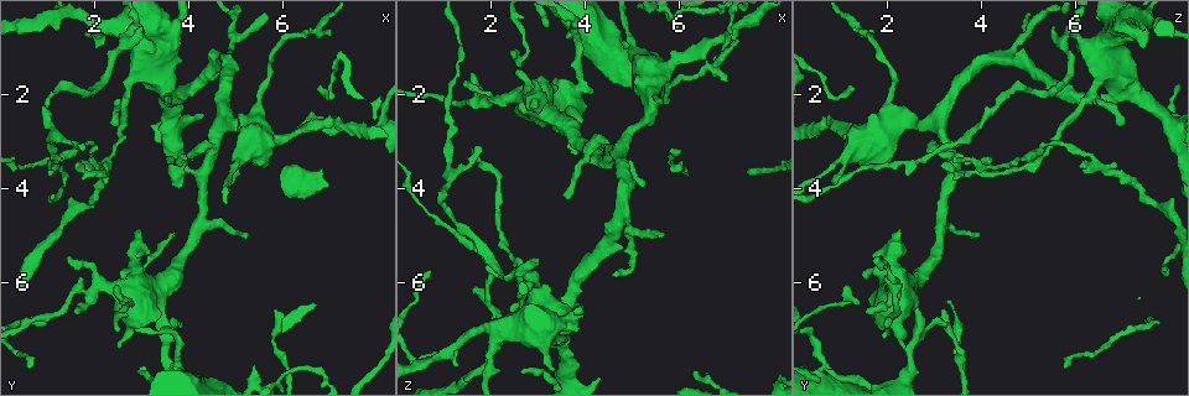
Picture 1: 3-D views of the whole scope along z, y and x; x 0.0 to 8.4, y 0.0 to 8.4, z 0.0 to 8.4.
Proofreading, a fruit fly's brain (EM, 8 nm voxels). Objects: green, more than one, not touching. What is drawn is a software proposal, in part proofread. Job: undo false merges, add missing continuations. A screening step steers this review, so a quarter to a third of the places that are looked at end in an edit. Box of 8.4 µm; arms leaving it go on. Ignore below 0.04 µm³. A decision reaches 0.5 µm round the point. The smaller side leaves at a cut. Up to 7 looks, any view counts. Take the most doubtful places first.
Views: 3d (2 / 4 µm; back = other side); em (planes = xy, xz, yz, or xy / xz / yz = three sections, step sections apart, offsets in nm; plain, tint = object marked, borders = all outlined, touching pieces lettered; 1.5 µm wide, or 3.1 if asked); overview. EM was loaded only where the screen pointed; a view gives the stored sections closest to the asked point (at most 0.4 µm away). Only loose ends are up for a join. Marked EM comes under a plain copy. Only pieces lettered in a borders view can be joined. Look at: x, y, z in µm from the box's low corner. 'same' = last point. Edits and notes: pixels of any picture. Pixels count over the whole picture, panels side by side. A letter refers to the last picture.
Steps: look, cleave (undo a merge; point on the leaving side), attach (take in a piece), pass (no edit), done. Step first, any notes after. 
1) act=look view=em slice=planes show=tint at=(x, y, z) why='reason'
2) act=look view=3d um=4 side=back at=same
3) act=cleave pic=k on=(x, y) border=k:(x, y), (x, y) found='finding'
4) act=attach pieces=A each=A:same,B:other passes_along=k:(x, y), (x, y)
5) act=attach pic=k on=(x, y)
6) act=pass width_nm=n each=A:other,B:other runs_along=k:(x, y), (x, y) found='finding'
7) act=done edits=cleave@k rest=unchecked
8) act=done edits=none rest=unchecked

act=look view=3d um=4 at=(2.00, 6.15, 2.10) why='thick turns thin'

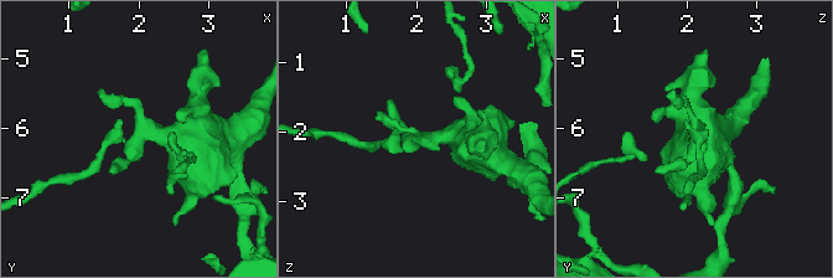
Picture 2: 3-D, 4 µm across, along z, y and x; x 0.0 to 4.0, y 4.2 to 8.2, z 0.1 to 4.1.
act=look view=em slice=planes show=borders at=(2.00, 6.10, 2.10) why='need the tissue'

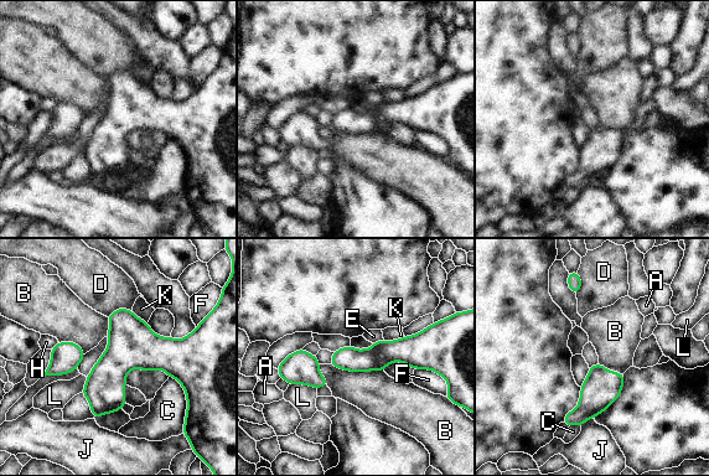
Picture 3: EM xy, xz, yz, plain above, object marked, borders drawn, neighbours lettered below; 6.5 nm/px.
act=pass width_nm=30 each=A:other,B:other,C:other,D:other,E:other,F:other,H:other,J:other,K:other,L:other runs_along=3:(430, 356), (381, 353), (335, 362) found='continuous, no second cell'

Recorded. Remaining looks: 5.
act=look view=3d um=2 side=back at=(2.95, 0.70, 5.95) why='small branch off a trunk'

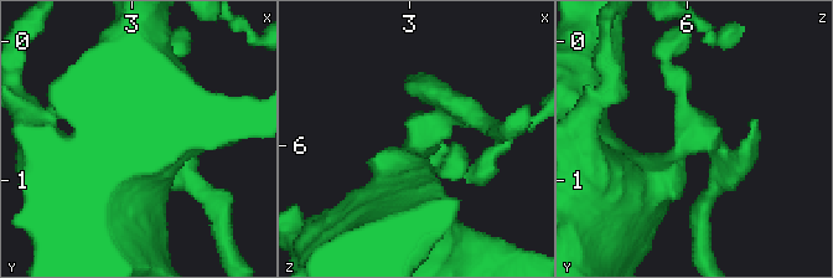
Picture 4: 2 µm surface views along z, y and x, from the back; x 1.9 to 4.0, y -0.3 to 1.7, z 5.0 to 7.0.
act=look view=em slice=yz step=8 show=borders at=(2.90, 0.66, 5.92) arms=3

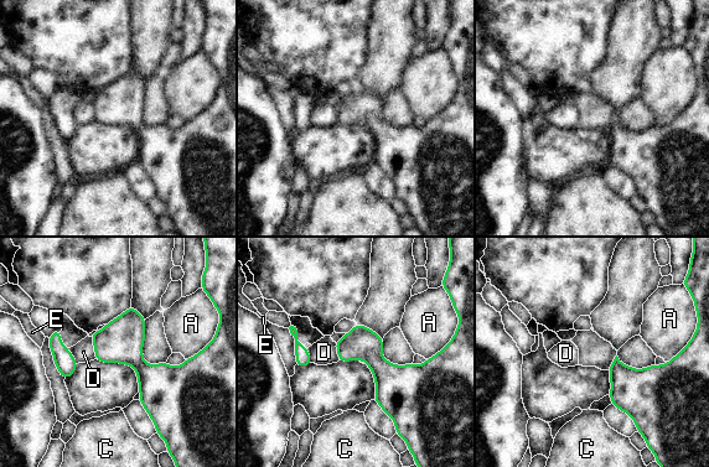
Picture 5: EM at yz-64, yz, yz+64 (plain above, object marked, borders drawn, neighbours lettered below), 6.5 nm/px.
act=pass longest_contact=D:150nm each=A:other,C:other,D:other,E:other border=5:(89, 337), (96, 358) found='one cell here'

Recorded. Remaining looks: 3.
act=look view=3d um=2 at=(4.05, 3.40, 3.45) why='an open end'

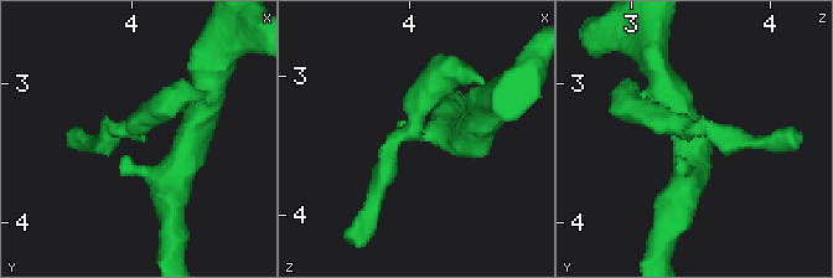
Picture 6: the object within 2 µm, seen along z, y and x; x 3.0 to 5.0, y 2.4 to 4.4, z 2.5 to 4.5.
act=look view=em slice=planes show=borders at=(4.02, 3.32, 3.48)

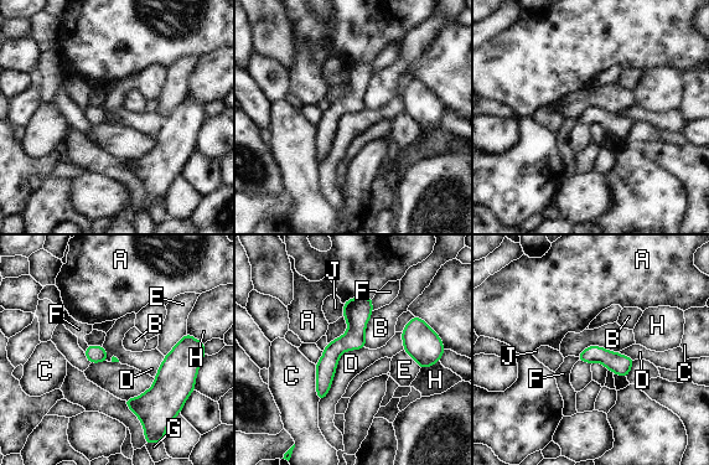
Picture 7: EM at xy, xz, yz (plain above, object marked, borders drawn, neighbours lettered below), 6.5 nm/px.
act=pass each=A:other,B:other,C:other,D:other,E:other,F:other,G:other,H:other,J:other border=7:(363, 346), (340, 356), (319, 402) found='none of them fits'

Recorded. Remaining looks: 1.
act=done edits=none rest=unchecked

